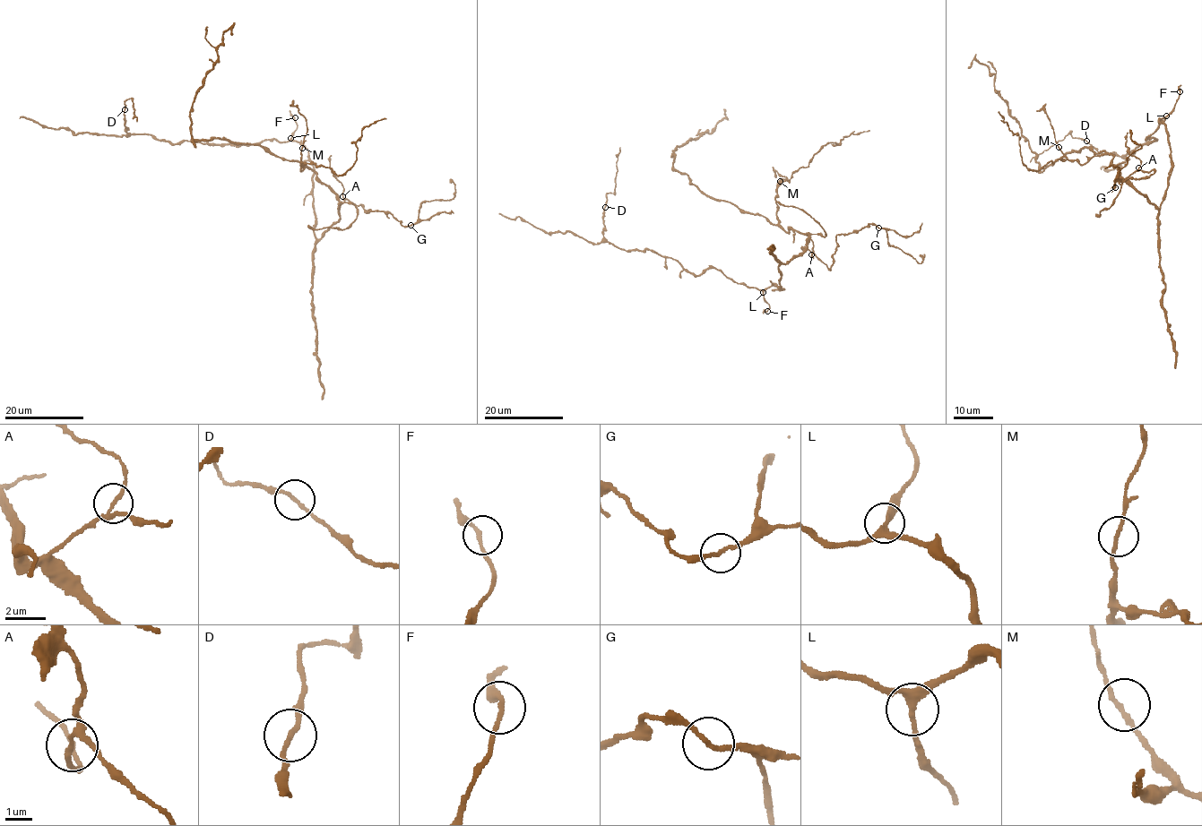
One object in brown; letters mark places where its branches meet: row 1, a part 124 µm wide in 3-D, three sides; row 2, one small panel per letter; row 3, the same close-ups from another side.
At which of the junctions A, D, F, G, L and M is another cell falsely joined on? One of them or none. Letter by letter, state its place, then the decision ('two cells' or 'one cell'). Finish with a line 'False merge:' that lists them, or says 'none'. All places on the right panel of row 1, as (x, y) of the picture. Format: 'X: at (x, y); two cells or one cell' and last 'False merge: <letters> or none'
A: at (1138, 167); one cell
D: at (1086, 141); one cell
F: at (1180, 91); one cell
G: at (1115, 187); one cell
L: at (1166, 116); one cell
M: at (1059, 147); one cell
False merge: none

